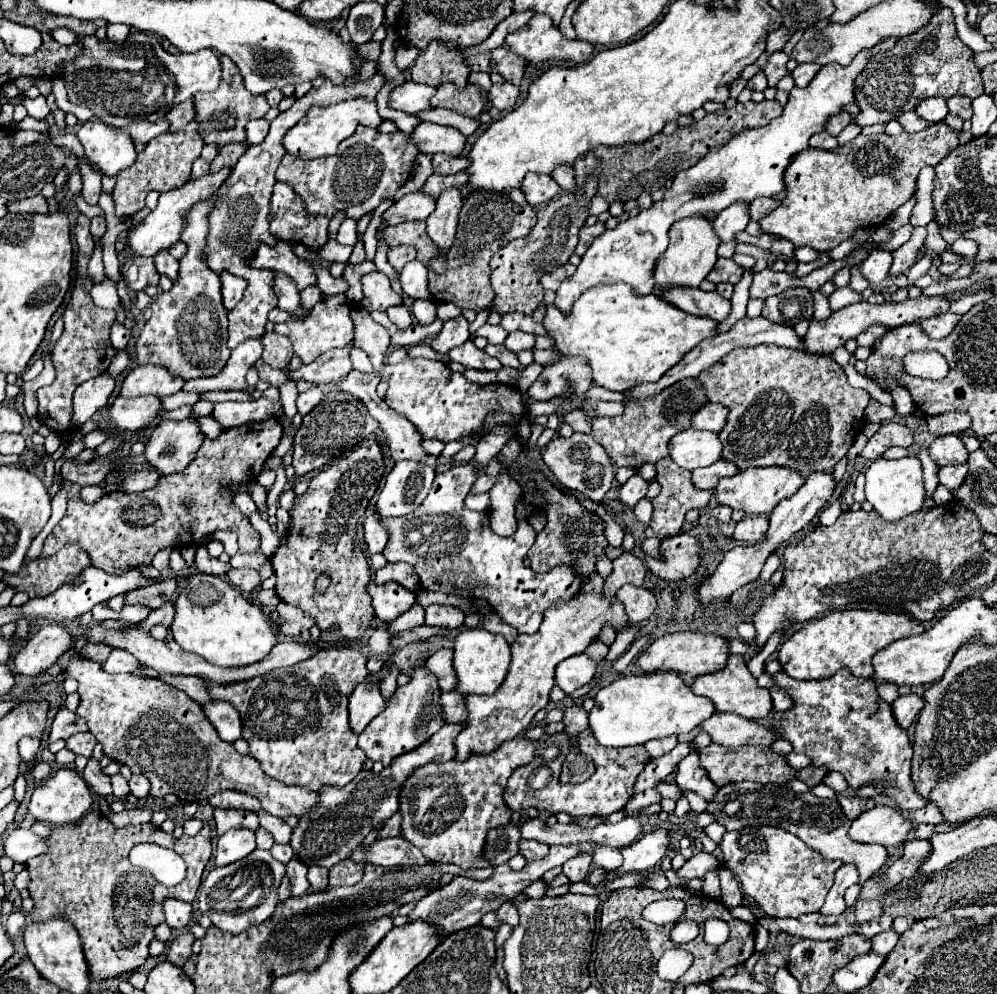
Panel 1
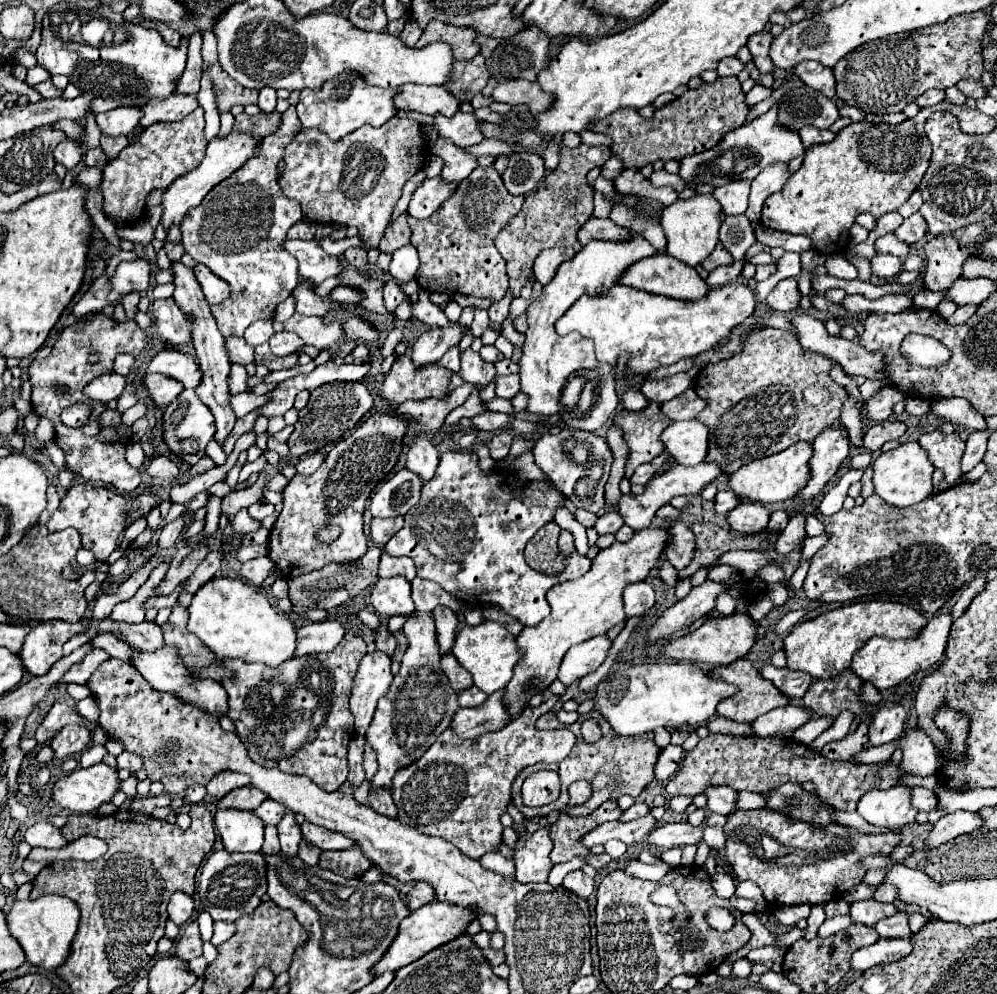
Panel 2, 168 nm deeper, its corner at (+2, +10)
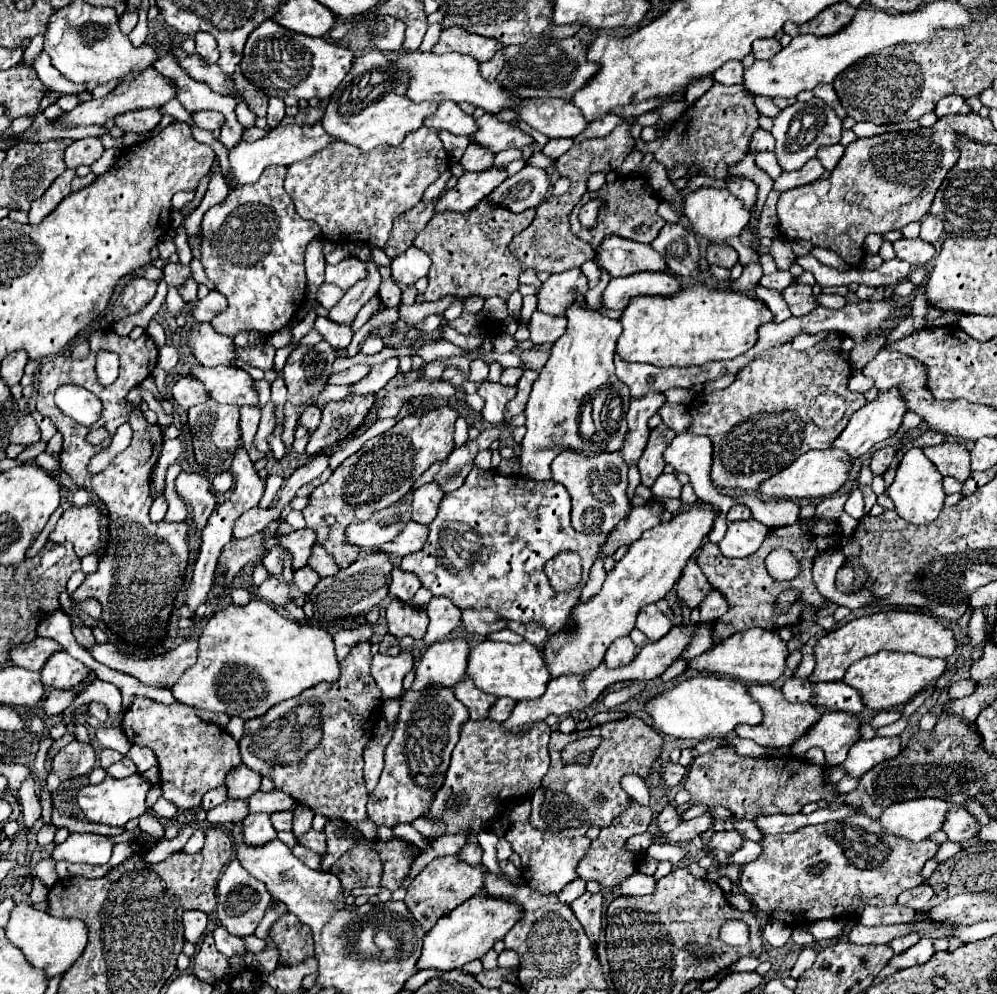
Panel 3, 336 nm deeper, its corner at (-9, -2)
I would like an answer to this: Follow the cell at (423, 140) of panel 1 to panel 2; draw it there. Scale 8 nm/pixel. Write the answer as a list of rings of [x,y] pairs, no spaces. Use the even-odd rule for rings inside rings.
[[[461,110],[451,118],[435,116],[435,128],[437,128],[439,136],[443,136],[463,148],[475,146],[485,138],[481,132],[481,120],[475,114],[465,114]]]

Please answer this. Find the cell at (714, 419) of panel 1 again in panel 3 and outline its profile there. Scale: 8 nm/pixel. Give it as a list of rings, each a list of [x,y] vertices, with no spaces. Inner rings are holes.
[[[666,402],[660,412],[658,412],[664,420],[664,424],[668,428],[672,428],[676,434],[680,432],[688,432],[690,430],[690,424],[692,424],[692,414],[688,412],[688,408],[680,406],[680,404],[670,404]]]

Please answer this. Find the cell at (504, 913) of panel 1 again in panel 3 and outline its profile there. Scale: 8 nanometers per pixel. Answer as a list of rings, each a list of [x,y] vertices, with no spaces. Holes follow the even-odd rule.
[[[505,949],[497,958],[498,966],[503,968],[513,968],[519,965],[519,956],[513,950]]]

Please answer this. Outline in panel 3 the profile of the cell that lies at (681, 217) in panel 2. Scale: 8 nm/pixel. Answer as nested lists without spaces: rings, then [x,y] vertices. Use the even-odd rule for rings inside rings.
[[[700,188],[692,192],[684,204],[684,214],[688,218],[690,230],[708,244],[716,244],[716,246],[726,246],[726,240],[738,236],[740,230],[750,220],[750,212],[744,210],[742,202],[734,198],[728,190],[718,190],[718,188]]]

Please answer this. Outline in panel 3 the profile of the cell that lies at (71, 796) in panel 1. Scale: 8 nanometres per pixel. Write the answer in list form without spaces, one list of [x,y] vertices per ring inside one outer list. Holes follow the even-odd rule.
[[[128,776],[128,778],[104,778],[100,784],[96,786],[84,786],[80,788],[76,802],[80,806],[80,810],[84,810],[84,816],[90,822],[102,822],[102,824],[110,824],[110,826],[124,826],[128,820],[138,818],[140,814],[146,812],[146,794],[148,794],[150,786],[148,782],[140,776]]]

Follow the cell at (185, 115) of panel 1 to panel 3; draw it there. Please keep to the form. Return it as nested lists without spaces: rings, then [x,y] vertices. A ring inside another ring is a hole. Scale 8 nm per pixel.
[[[200,32],[194,36],[196,40],[196,54],[204,60],[204,62],[216,62],[218,60],[218,48],[216,48],[216,40],[212,34],[206,34],[206,32]]]

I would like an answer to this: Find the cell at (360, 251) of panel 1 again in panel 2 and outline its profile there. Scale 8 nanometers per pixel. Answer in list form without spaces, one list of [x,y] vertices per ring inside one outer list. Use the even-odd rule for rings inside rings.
[[[361,247],[348,248],[344,252],[344,260],[360,271],[363,271],[368,267],[367,252]]]

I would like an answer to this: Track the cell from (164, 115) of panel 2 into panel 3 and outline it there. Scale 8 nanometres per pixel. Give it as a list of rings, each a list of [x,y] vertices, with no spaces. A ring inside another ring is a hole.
[[[200,110],[200,112],[194,112],[194,114],[192,114],[192,122],[194,122],[198,128],[204,128],[204,130],[216,130],[216,128],[222,126],[224,116],[222,116],[220,112]]]

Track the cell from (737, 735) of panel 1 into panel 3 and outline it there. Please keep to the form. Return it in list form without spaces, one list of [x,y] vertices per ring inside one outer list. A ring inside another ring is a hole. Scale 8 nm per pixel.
[[[826,712],[796,744],[788,750],[794,756],[804,756],[810,748],[818,746],[824,750],[826,766],[834,768],[846,760],[848,748],[858,740],[860,720],[848,712]]]

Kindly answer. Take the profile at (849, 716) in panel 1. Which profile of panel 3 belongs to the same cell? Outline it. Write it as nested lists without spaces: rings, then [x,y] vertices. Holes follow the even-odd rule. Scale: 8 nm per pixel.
[[[952,804],[948,816],[944,816],[942,830],[946,832],[950,842],[964,842],[970,840],[980,830],[980,826],[974,820],[974,816],[970,816],[962,806]]]

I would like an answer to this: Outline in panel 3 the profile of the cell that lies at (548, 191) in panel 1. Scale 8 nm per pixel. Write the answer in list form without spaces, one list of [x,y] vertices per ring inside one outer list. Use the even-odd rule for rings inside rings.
[[[524,166],[518,174],[506,178],[498,188],[492,190],[490,200],[512,212],[536,208],[550,190],[550,178],[546,170]]]

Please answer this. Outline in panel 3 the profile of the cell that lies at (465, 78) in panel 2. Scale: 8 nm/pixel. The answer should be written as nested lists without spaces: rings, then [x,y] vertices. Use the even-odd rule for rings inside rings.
[[[498,50],[492,60],[480,64],[480,72],[482,72],[482,76],[484,76],[486,80],[496,80],[496,76],[498,76],[500,70],[502,70],[502,66],[504,66],[504,56],[502,56],[502,50]]]

